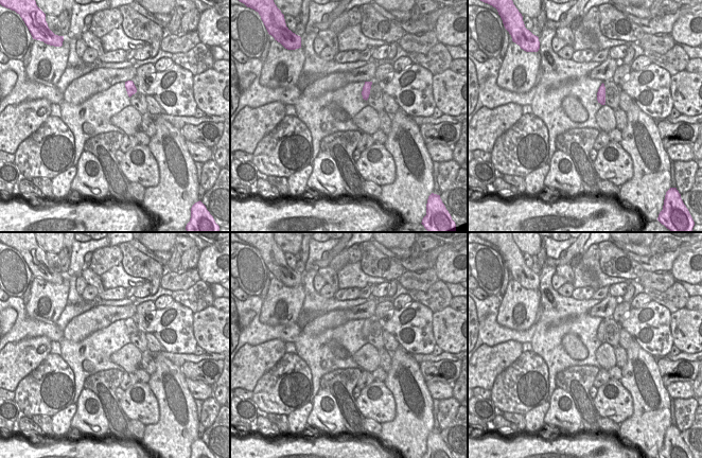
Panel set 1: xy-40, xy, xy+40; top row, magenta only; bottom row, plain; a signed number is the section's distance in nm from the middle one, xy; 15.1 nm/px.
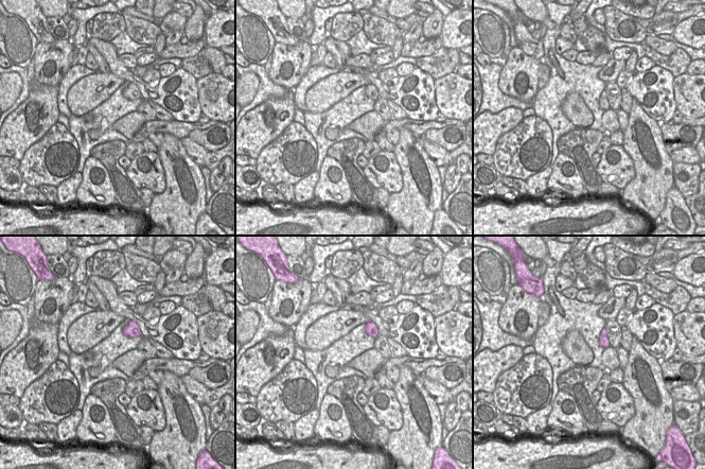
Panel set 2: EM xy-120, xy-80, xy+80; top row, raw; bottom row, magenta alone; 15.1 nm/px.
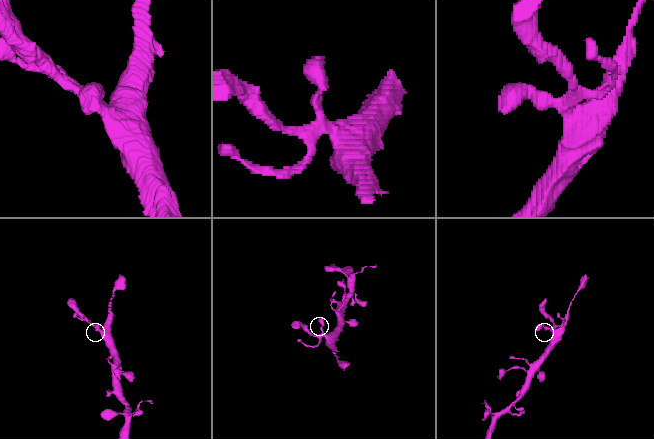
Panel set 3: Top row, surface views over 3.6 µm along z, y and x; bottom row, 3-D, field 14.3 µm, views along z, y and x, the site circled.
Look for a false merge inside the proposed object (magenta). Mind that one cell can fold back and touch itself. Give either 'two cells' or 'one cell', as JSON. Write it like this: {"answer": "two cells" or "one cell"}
{"answer": "one cell"}

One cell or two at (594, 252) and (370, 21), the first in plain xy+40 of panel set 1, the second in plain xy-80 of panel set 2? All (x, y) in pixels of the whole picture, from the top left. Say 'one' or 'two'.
two

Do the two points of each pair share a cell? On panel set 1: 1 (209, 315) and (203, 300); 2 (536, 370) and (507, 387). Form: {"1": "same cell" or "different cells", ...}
{"1": "different cells", "2": "same cell"}

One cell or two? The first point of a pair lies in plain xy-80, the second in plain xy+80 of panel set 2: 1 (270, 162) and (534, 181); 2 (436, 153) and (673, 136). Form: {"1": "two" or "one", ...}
{"1": "two", "2": "two"}

